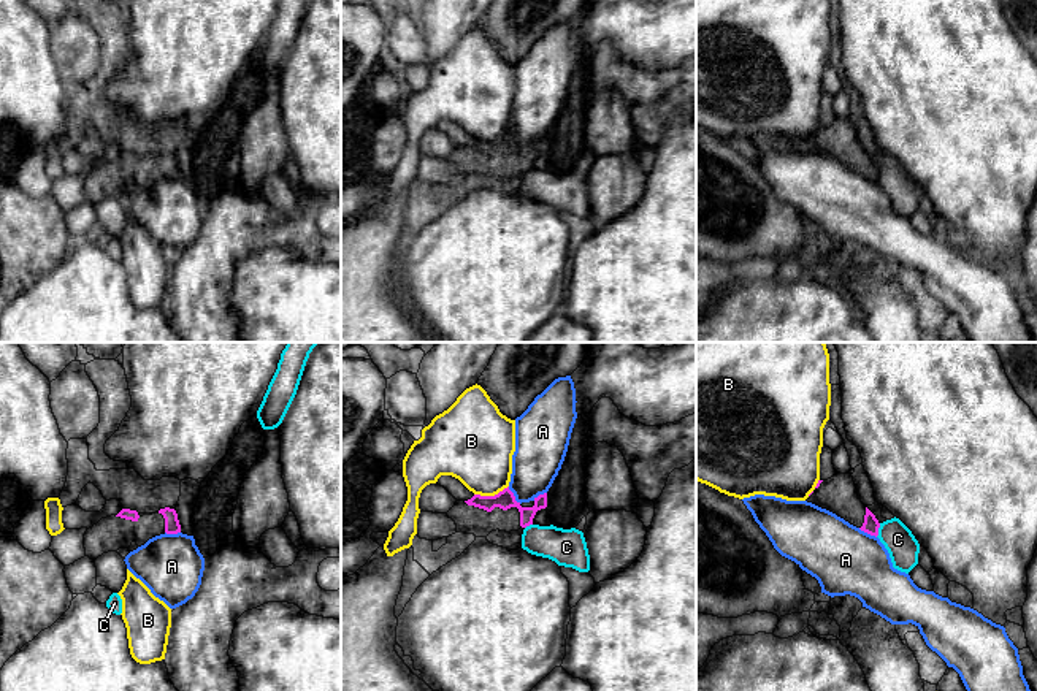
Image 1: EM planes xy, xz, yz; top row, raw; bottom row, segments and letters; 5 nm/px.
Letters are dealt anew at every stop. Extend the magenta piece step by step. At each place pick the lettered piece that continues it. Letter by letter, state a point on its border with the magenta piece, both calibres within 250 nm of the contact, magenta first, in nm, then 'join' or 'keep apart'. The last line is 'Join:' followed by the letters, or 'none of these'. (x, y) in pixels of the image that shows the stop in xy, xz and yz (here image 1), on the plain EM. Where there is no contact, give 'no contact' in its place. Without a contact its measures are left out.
A: xz (514, 141) | 100/240 nm | keep apart
B: xz (490, 141) | 100/360 nm | keep apart
C: yz (877, 175) | 90/160 nm | keep apart
Join: none of these

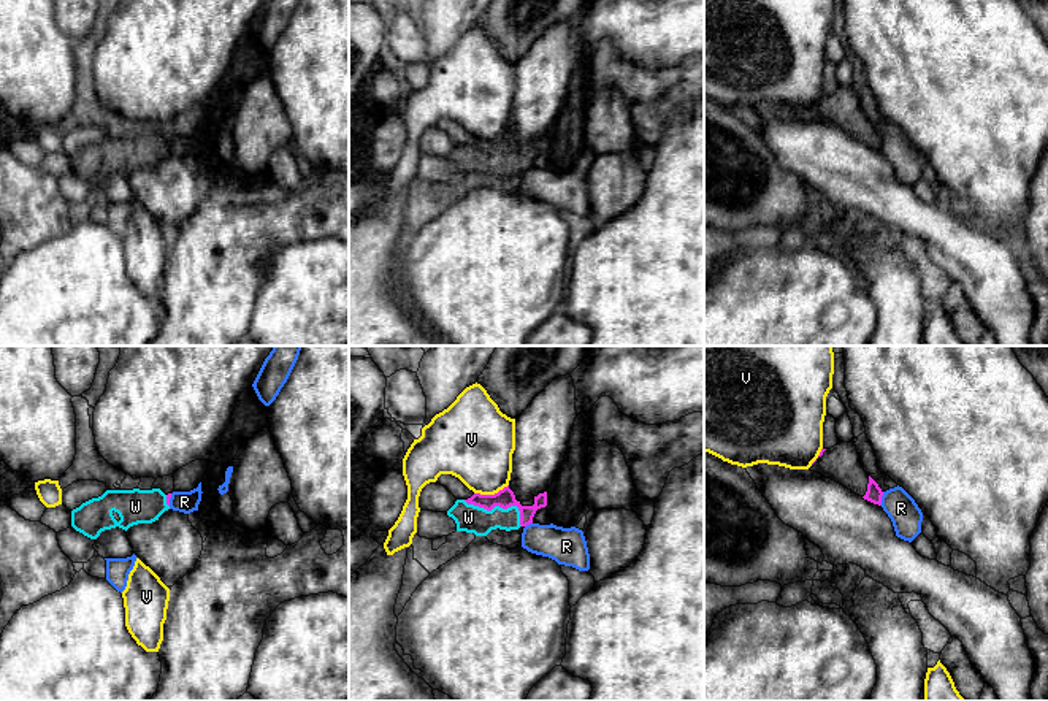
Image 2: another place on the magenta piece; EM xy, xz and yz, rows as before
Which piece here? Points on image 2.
R: yz (880, 143) | 90/160 nm | keep apart
V: xz (490, 140) | 100/360 nm | keep apart
W: xz (500, 151) | 100/140 nm | join
Join: W

